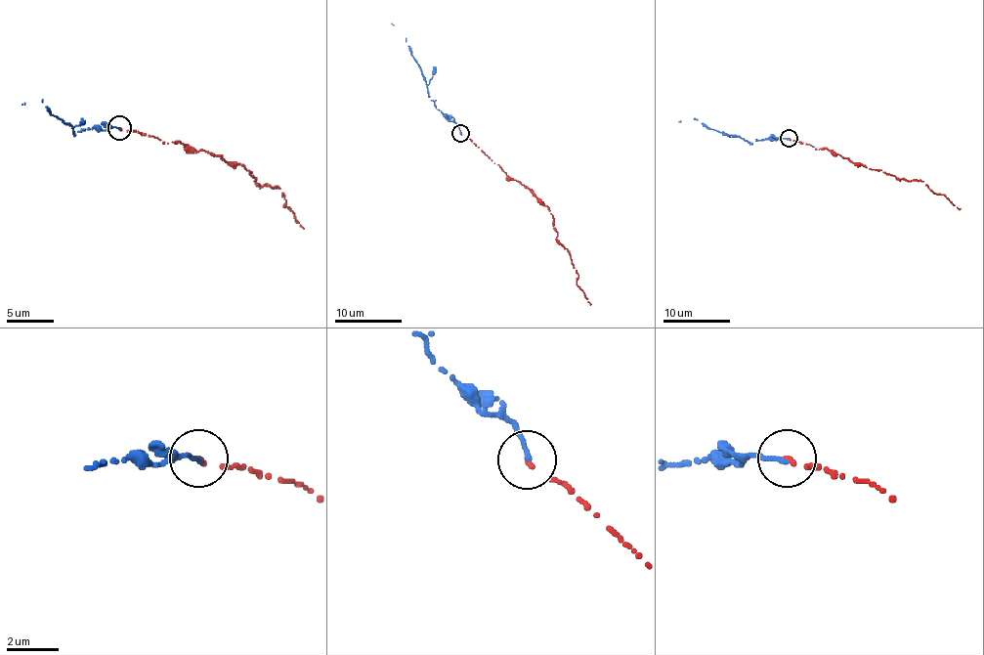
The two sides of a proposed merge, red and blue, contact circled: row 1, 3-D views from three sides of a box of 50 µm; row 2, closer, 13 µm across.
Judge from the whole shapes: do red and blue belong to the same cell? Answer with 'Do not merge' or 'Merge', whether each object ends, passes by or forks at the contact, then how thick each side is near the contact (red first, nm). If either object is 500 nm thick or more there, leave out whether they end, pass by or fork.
Merge. At the ring red ends. At the ring blue ends. Thickness 150 nm (red) against 160 nm

